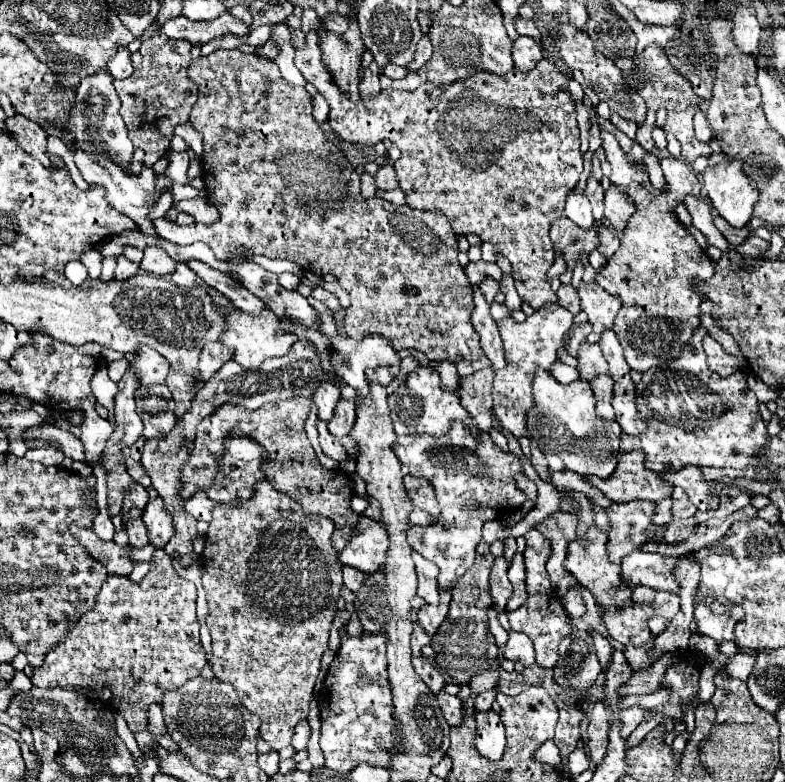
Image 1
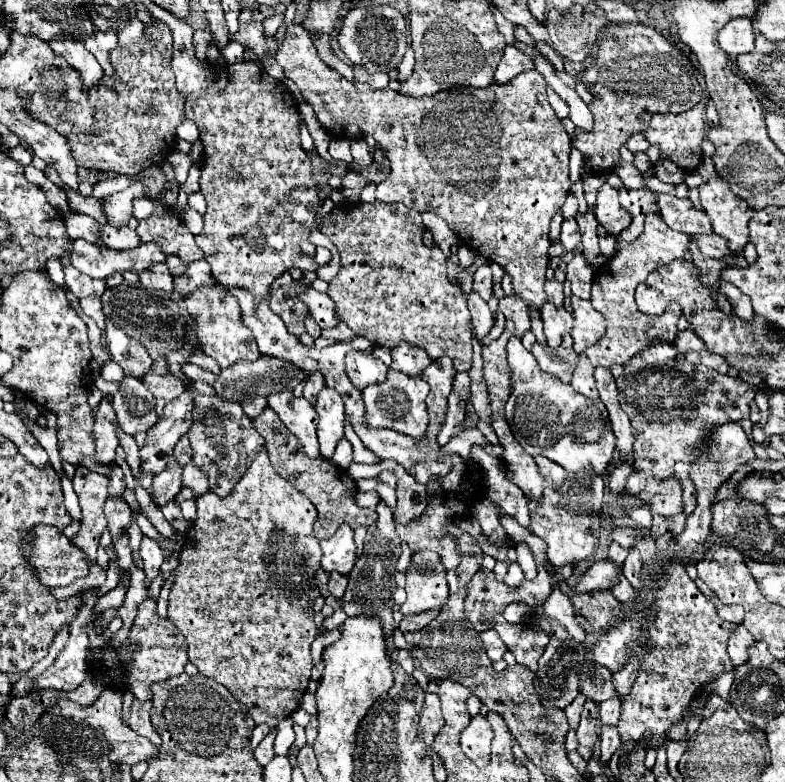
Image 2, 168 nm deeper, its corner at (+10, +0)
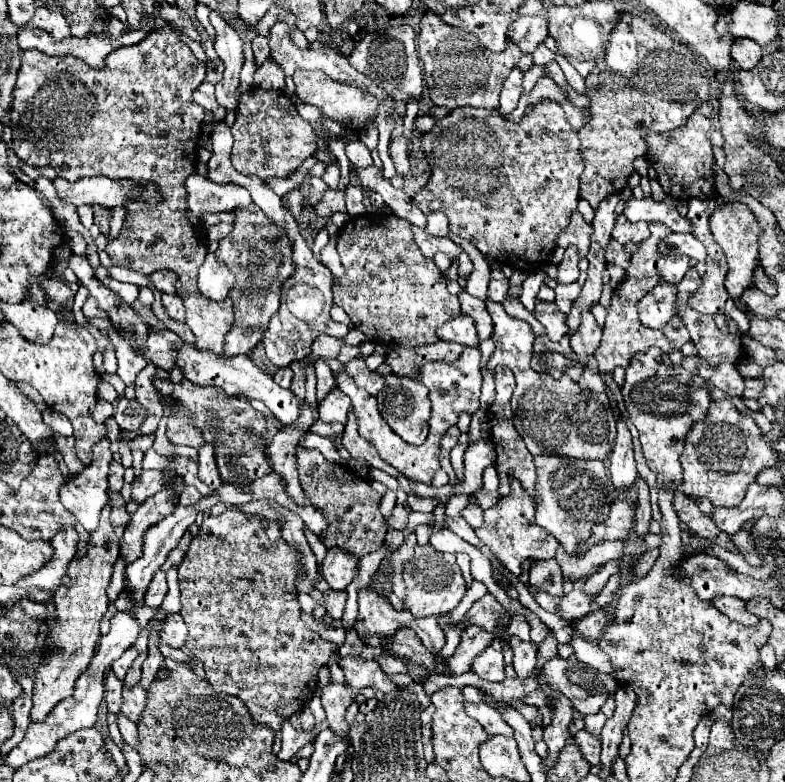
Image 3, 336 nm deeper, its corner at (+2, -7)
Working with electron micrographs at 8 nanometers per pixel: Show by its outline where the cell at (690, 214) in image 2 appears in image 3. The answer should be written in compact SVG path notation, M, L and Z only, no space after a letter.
M651 196L643 198L643 200L629 198L629 204L625 208L625 216L631 222L641 222L641 220L643 222L651 222L651 220L663 222L671 228L671 232L689 232L689 234L693 232L693 224L687 216L681 216L677 212L677 208L665 206L665 200L657 202Z

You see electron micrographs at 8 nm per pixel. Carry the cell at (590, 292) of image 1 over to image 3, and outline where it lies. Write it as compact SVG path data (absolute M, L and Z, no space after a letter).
M585 310L581 314L579 328L571 334L571 348L579 356L579 360L585 364L587 358L595 354L599 344L601 344L601 326L595 322L593 314Z

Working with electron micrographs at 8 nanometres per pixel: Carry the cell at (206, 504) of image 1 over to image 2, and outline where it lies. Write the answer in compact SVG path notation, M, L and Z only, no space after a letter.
M189 461L183 469L183 485L191 487L195 491L195 495L203 495L209 491L209 483L207 483L207 475L193 463Z

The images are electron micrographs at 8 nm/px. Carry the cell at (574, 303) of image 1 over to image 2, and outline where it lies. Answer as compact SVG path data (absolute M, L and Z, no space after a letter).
M551 279L545 283L545 293L549 297L549 301L555 307L563 307L563 283L559 283L557 279Z

